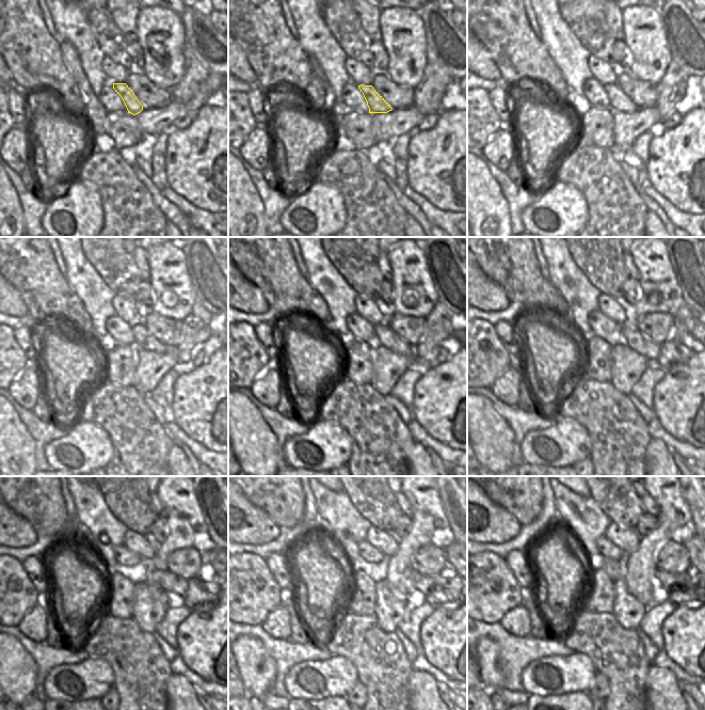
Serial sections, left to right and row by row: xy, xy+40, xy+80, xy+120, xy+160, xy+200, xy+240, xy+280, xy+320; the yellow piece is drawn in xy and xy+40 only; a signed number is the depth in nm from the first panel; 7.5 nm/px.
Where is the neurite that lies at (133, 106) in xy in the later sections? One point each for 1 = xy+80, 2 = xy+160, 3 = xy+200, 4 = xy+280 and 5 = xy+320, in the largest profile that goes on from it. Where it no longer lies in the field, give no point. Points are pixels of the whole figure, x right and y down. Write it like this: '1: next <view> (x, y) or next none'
1: next xy+80 (619, 100)
2: next xy+160 (385, 336)
3: next xy+200 (630, 335)
4: next xy+280 (422, 583)
5: next xy+320 (667, 580)

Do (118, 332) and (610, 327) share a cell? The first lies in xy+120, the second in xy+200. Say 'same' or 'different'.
same

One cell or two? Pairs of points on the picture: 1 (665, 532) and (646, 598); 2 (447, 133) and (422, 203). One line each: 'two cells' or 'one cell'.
1: one cell
2: two cells

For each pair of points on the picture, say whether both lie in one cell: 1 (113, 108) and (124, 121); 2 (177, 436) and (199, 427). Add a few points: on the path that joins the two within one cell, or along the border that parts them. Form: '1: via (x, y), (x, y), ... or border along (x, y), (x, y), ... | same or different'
1: border along (127, 112), (108, 114) | different
2: border along (173, 422), (205, 446) | different

